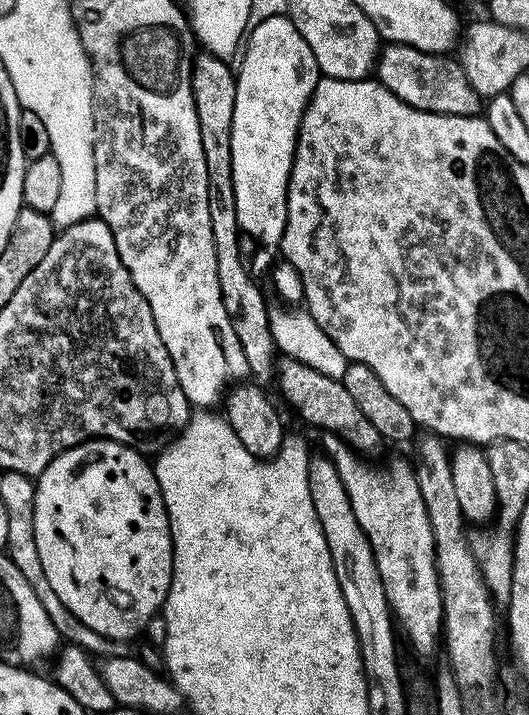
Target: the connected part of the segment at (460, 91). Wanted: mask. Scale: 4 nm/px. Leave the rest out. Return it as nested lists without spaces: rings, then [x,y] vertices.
[[[389,43],[381,51],[374,72],[380,83],[411,108],[443,116],[481,115],[482,98],[470,84],[470,78],[466,78],[459,59],[451,55],[419,52],[409,44]]]

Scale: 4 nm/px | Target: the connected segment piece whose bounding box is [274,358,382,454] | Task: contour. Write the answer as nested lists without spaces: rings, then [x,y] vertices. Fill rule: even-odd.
[[[287,358],[279,361],[274,380],[277,385],[280,383],[280,392],[289,406],[306,423],[313,424],[324,432],[333,432],[337,438],[343,438],[360,454],[368,454],[364,452],[372,452],[382,444],[382,437],[378,434],[378,430],[374,430],[370,418],[360,413],[358,402],[350,398],[350,390],[346,390],[343,380],[326,378],[326,374],[318,374],[318,370]]]

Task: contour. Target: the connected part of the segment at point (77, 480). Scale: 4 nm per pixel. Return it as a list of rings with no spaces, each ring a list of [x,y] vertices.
[[[93,438],[91,440],[84,441],[83,444],[74,446],[73,448],[65,448],[62,454],[58,454],[50,462],[50,466],[46,466],[46,470],[41,476],[35,481],[36,486],[36,497],[34,498],[34,542],[38,542],[38,558],[42,562],[42,574],[46,578],[48,583],[49,593],[53,597],[56,596],[60,599],[60,604],[73,616],[76,620],[81,620],[86,627],[89,628],[92,632],[97,632],[96,636],[103,638],[108,642],[127,642],[126,640],[130,639],[131,636],[136,636],[144,627],[148,624],[148,619],[152,615],[159,613],[164,607],[164,599],[168,597],[168,591],[170,590],[170,582],[172,581],[172,531],[168,525],[168,511],[164,505],[164,499],[162,498],[162,490],[158,486],[158,478],[156,477],[156,469],[151,463],[148,464],[143,455],[137,452],[135,448],[129,448],[126,444],[119,444],[117,440],[102,440],[99,438]]]

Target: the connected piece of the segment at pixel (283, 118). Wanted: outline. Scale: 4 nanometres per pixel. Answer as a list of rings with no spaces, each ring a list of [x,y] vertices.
[[[287,15],[267,18],[260,26],[246,36],[247,44],[242,51],[244,61],[241,62],[240,68],[236,72],[236,97],[234,98],[234,122],[232,123],[232,133],[230,134],[230,158],[232,159],[232,173],[234,174],[234,203],[238,205],[238,226],[241,232],[249,241],[252,240],[259,247],[251,256],[248,267],[253,275],[259,276],[265,274],[271,269],[275,263],[274,256],[279,253],[279,246],[282,242],[282,234],[286,230],[286,202],[288,201],[288,183],[290,182],[290,174],[292,173],[292,163],[296,157],[296,139],[300,133],[300,123],[304,117],[306,106],[310,102],[310,98],[316,89],[316,83],[322,79],[320,75],[320,67],[318,62],[314,62],[314,54],[310,51],[310,46],[306,46],[306,38],[302,38],[302,34],[298,34],[298,30],[294,26],[294,22],[289,20]]]

